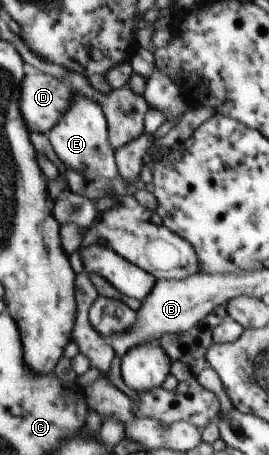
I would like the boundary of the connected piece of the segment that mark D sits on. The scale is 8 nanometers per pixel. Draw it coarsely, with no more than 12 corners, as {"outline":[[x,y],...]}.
{"outline":[[49,74],[22,81],[19,109],[31,132],[49,132],[74,90]]}

